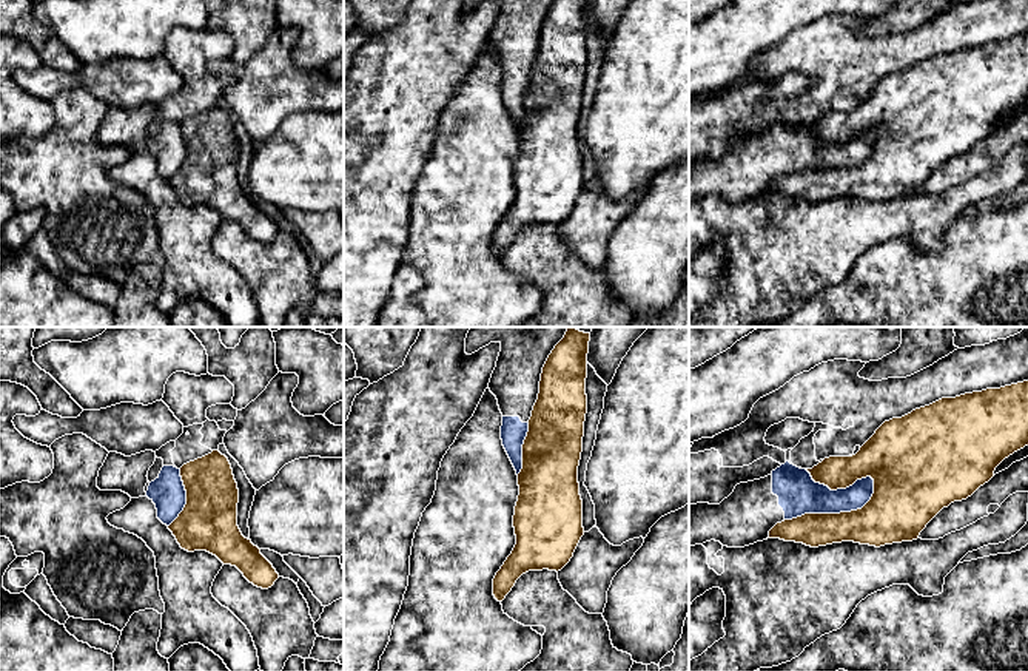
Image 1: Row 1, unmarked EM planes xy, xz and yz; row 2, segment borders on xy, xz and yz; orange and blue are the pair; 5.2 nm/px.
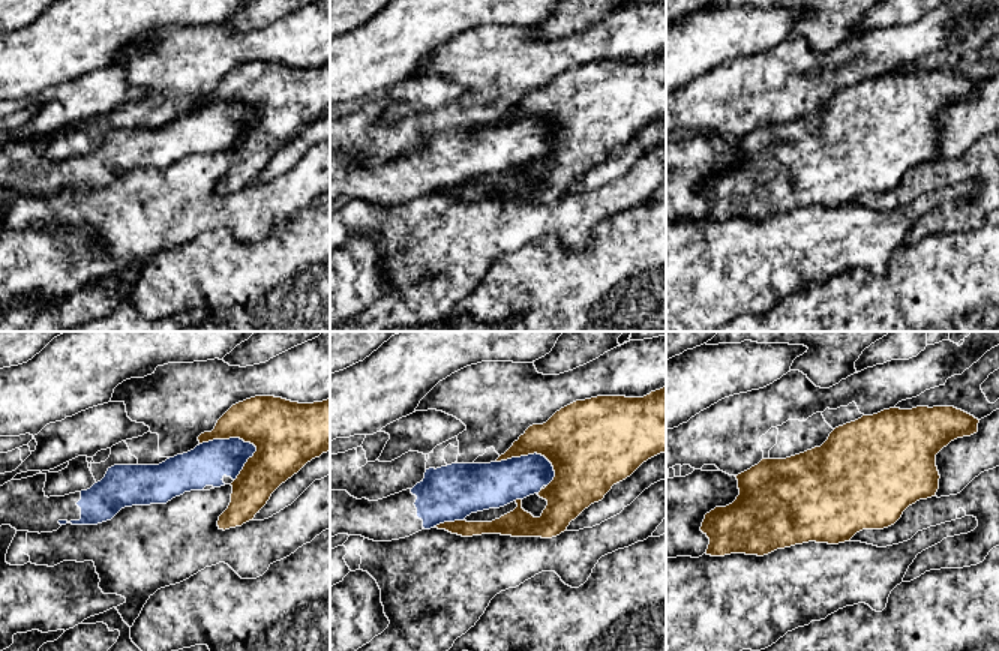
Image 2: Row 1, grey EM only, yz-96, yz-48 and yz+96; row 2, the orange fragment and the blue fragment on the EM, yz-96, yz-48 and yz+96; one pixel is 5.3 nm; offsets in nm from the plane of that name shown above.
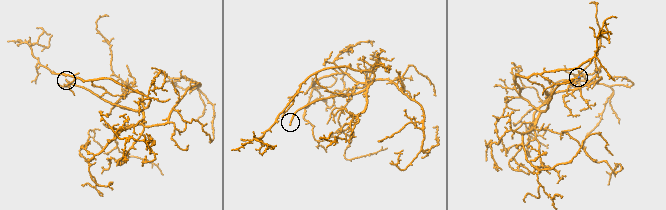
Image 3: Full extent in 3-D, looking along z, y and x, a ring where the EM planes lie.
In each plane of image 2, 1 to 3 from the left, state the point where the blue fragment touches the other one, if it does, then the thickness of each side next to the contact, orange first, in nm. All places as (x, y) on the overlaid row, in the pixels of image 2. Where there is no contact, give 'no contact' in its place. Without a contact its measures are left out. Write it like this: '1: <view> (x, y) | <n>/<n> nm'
1: yz-96 (230, 437) | 300/220 nm
2: yz-48 (530, 453) | 360/240 nm
3: no contact

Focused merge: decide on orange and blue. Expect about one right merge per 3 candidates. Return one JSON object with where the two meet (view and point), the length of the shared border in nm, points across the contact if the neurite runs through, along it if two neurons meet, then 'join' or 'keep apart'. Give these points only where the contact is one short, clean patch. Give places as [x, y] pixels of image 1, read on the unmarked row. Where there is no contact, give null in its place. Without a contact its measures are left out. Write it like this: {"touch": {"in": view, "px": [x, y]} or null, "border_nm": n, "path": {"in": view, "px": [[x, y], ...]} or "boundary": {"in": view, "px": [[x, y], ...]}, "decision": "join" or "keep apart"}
{"touch": {"in": "yz", "px": [836, 168]}, "border_nm": 500, "decision": "keep apart"}

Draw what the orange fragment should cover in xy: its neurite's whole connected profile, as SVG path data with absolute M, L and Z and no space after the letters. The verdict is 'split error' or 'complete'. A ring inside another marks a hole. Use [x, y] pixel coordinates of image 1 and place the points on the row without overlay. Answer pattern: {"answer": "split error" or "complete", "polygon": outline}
{"answer": "complete", "polygon": "M213 105L183 119L180 131L186 159L168 180L180 202L207 205L236 221L254 241L271 242L279 228L237 180L239 143L228 113Z"}

